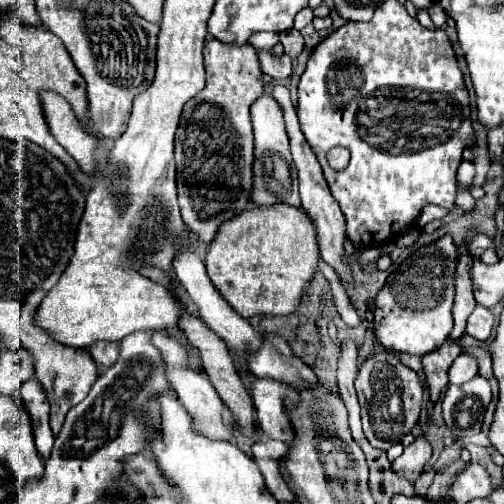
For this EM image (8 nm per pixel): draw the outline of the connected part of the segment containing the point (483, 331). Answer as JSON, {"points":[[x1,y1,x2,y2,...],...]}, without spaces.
{"points":[[476,307,472,311,472,315,468,317,468,327,466,327,466,333,478,341,484,341,490,337,492,333,492,325,494,325,494,319,492,319,492,313,484,307]]}

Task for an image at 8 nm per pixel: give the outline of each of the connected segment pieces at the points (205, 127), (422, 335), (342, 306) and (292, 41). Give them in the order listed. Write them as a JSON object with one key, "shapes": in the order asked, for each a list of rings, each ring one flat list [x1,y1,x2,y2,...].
{"shapes":[[[208,39,204,47,204,65,206,65,206,87,184,105,180,127,176,131,176,167,178,167,178,201,182,219,198,235,200,241,210,243,216,237,216,229,242,213,244,209,254,207,250,201,248,187,234,187,234,177,252,177,252,159,254,159,254,133,250,121,250,105,264,93,262,69,258,63,258,53,252,45,232,47,216,39]],[[444,235,416,249,386,279,384,289,376,295,374,325,376,339,388,351,426,355,444,345,452,333,452,305,456,281,458,247,450,235]],[[320,261,320,271,326,275,326,279,330,283,334,303,343,321,350,327,359,326,363,321,354,309,345,289,340,283,340,279,338,279,338,275,324,261]],[[292,29,292,31,288,31,288,33,282,33,282,35,280,35,280,43,284,45,284,53,290,55,292,59,298,57,298,53,300,53,302,47,304,47,304,39,302,39,302,35,300,35,296,29]]]}

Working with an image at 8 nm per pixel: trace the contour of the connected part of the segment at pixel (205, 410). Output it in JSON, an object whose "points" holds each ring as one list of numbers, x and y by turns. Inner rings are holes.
{"points":[[160,333,154,335,152,343,164,353,164,361,168,365,168,381,174,387,180,403,184,405,184,409,188,409,188,415,192,417,192,425,198,433,204,433,206,437,212,439,222,439,222,441,232,441,232,423,226,423,222,417,224,411,224,403,220,401,216,389,212,389,212,383,208,379,204,379,202,375,194,373,188,369,186,365,186,353,182,349,182,345,178,341,174,341,172,337,164,337]]}

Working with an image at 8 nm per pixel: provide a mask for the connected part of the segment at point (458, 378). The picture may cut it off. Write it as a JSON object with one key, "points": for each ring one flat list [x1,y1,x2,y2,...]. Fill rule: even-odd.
{"points":[[458,355,456,361,448,369,448,383,450,385,464,385,478,373,476,359,472,355]]}

